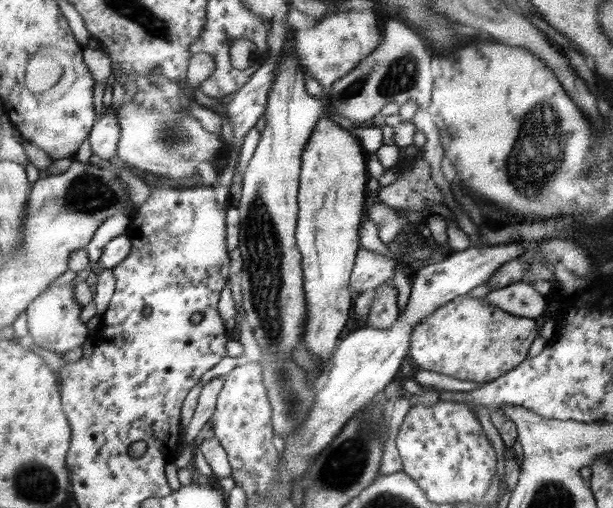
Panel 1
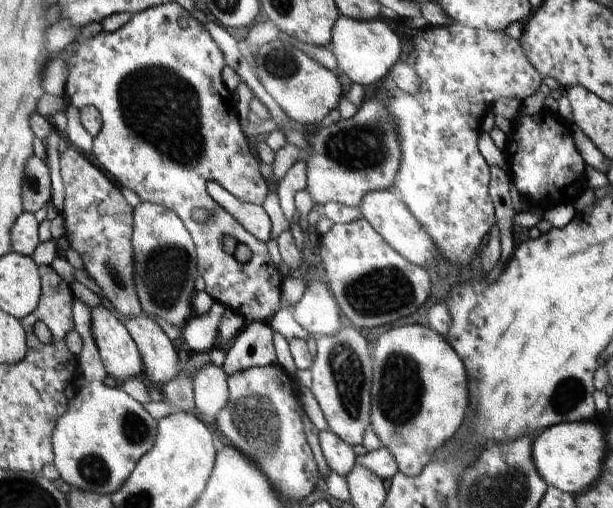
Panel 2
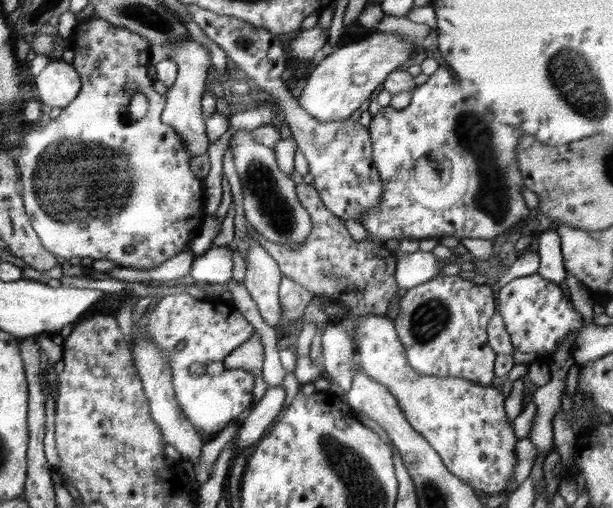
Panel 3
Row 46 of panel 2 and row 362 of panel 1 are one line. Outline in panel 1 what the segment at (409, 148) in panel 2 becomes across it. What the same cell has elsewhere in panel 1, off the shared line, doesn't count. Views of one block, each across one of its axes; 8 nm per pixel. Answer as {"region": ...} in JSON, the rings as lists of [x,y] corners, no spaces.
{"region":[[[460,295],[413,328],[409,360],[418,368],[452,378],[490,382],[526,360],[528,348],[538,336],[536,319],[508,314],[482,297]]]}

